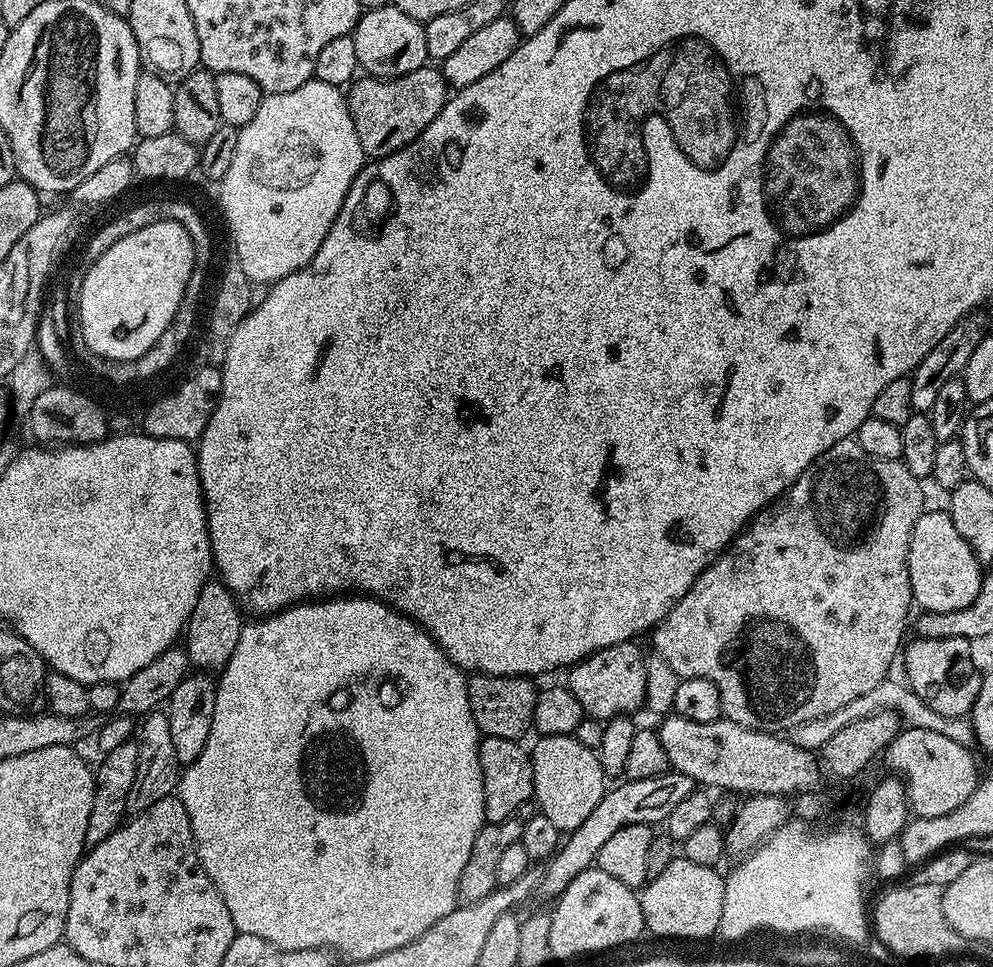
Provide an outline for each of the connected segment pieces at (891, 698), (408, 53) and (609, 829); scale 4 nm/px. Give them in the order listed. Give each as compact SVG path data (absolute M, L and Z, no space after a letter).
M895 678L878 682L878 686L872 687L867 694L862 694L862 698L854 698L854 702L842 706L842 710L834 710L834 714L802 722L791 729L790 739L800 748L818 750L823 744L830 742L830 737L838 734L842 726L850 726L850 722L858 722L858 718L868 718L875 712L895 712L907 727L934 730L934 734L942 734L945 738L950 738L950 742L958 742L967 748L972 748L976 744L976 732L968 716L947 716L938 714L938 710L930 710L930 706L926 706L926 702L922 702L922 698L918 698L918 694L914 694L914 690L909 688L903 679Z
M389 2L381 8L367 9L350 35L354 42L354 50L358 53L360 68L368 71L365 73L369 77L405 76L429 63L424 24L402 14L402 10L398 10L395 3Z
M671 770L654 778L638 778L637 780L625 779L624 784L617 788L609 787L604 793L602 802L594 806L590 818L582 822L573 832L567 833L566 839L561 843L556 855L543 865L540 873L539 891L545 892L551 898L558 898L574 882L578 874L582 874L587 868L595 865L598 858L598 850L611 838L622 826L634 826L646 824L649 826L663 825L667 821L670 810L682 802L694 790L694 782L686 774Z

